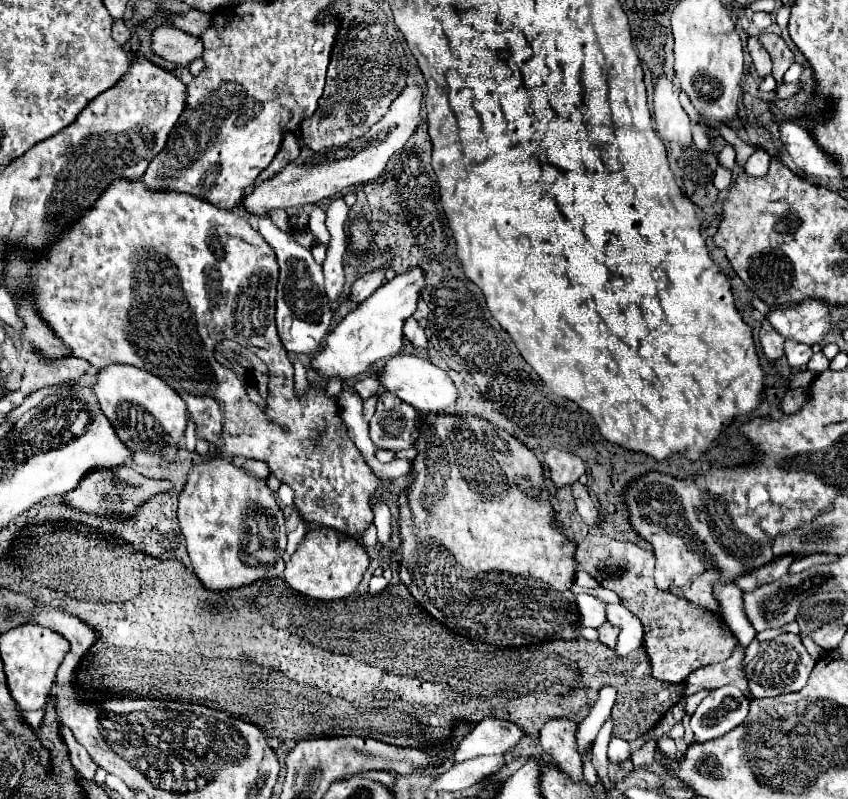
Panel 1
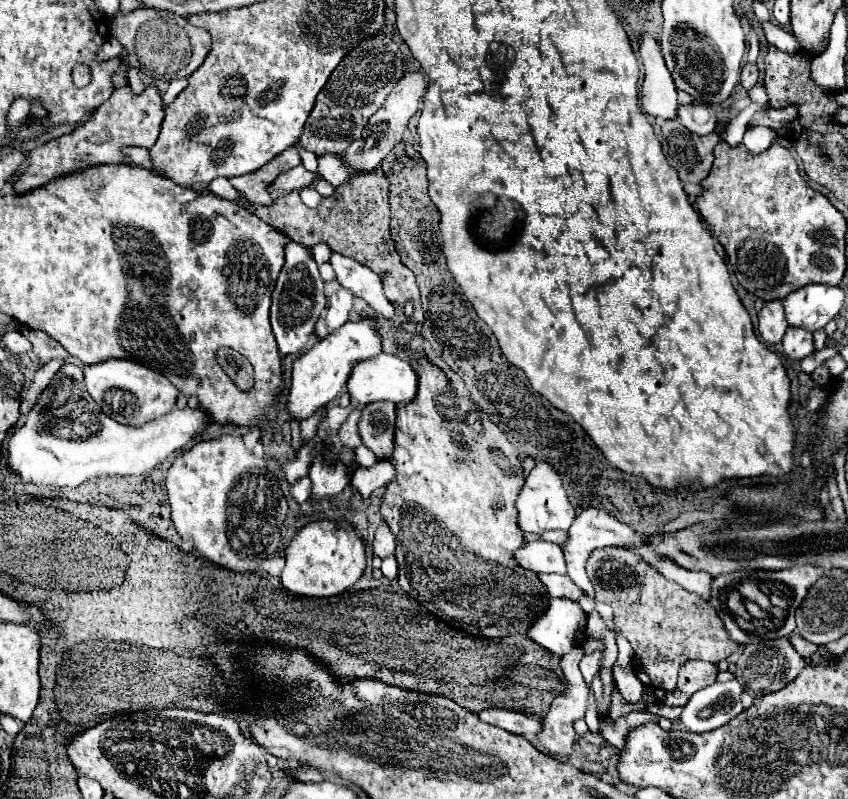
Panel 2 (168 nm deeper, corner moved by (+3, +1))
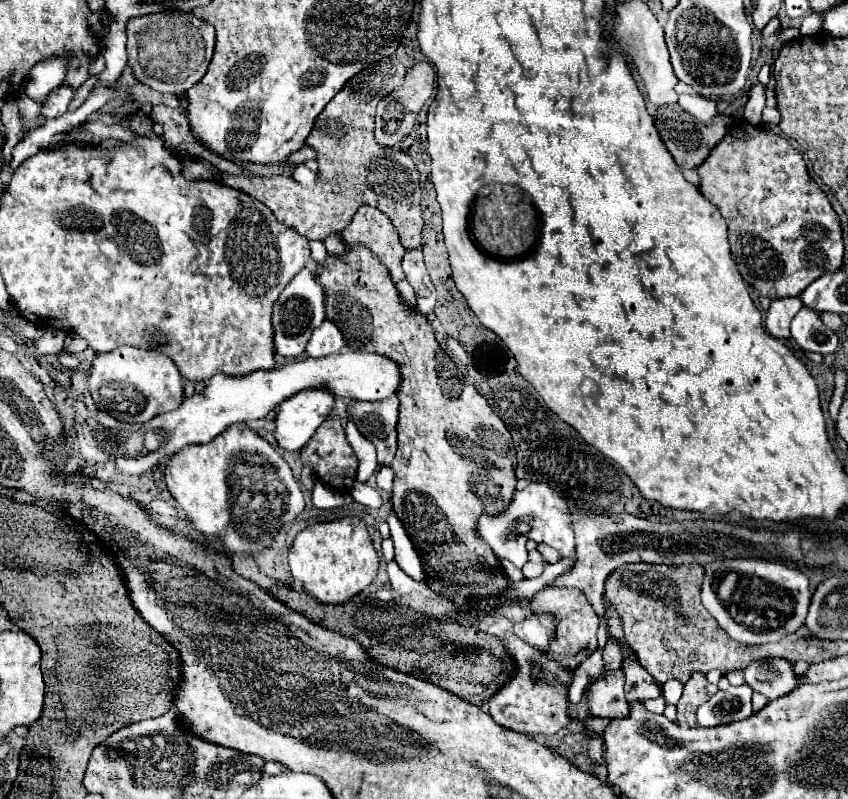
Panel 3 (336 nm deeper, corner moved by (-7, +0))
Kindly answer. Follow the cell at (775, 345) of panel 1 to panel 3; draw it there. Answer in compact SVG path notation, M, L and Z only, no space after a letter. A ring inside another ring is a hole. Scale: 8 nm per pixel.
M785 297L785 299L771 301L771 307L769 307L767 319L765 319L767 331L777 339L787 339L789 325L801 307L803 307L803 303L799 297Z

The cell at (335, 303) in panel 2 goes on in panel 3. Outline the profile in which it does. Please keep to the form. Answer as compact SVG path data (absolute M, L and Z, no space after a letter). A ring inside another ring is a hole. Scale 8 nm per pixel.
M323 321L321 327L313 331L305 353L309 357L325 357L339 353L343 347L345 347L345 337L341 335L341 329L333 321Z

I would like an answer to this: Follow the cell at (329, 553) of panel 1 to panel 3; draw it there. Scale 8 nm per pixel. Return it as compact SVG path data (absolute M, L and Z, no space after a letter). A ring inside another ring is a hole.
M343 517L329 523L315 523L297 533L289 551L289 567L295 581L321 603L345 603L359 595L377 575L379 559L373 549L367 525L357 517Z

